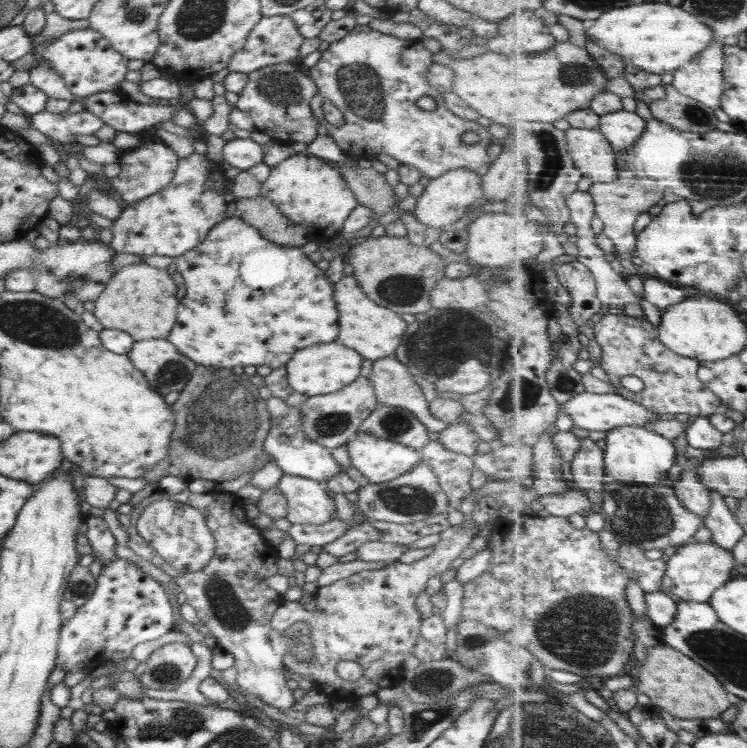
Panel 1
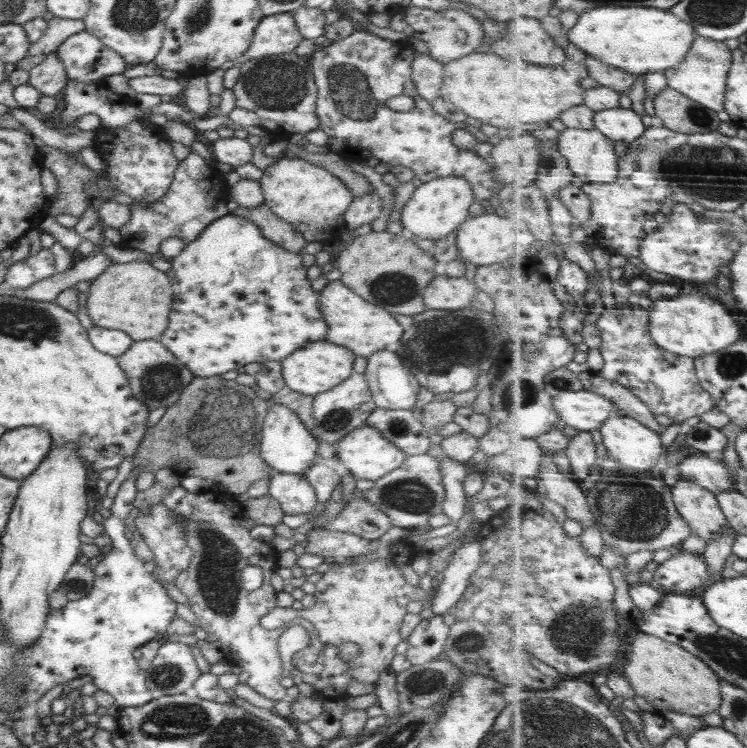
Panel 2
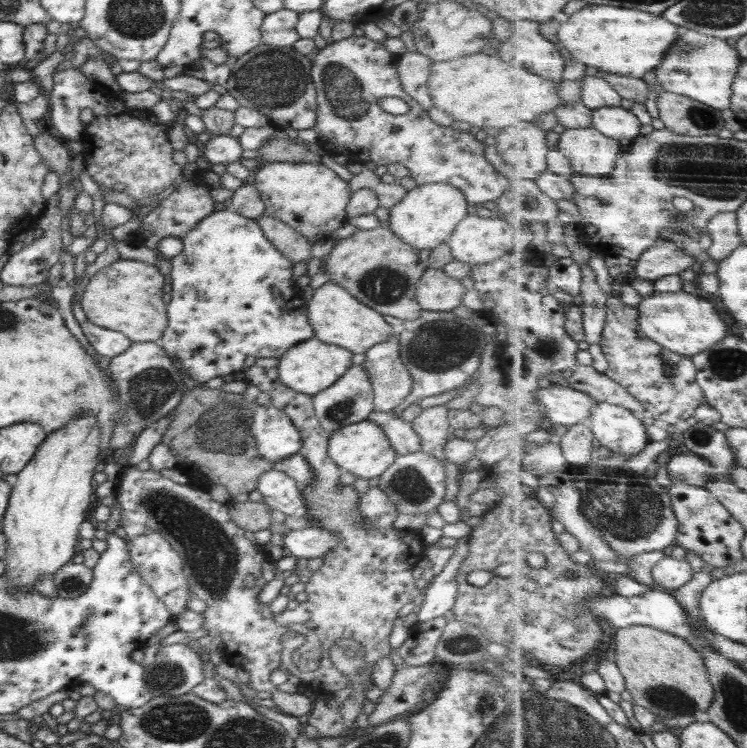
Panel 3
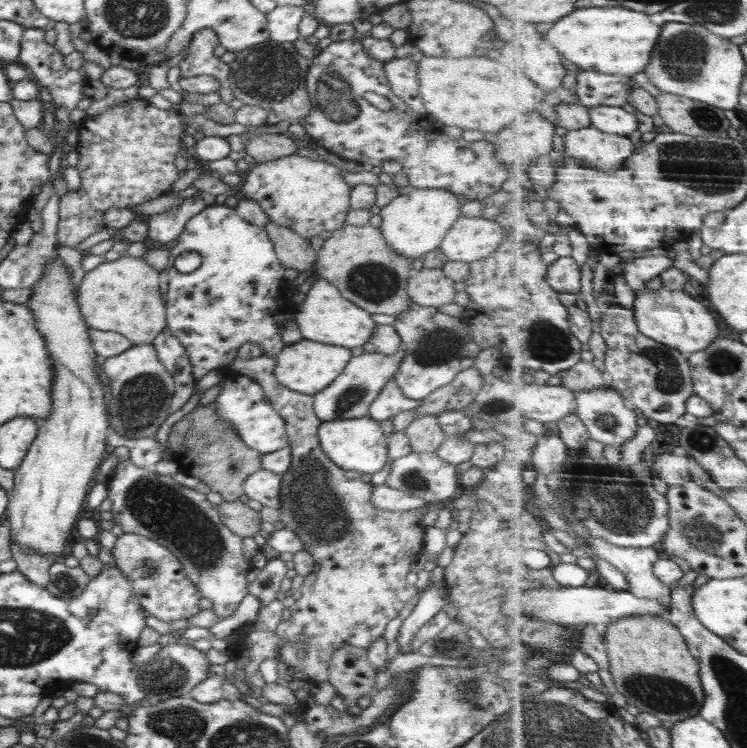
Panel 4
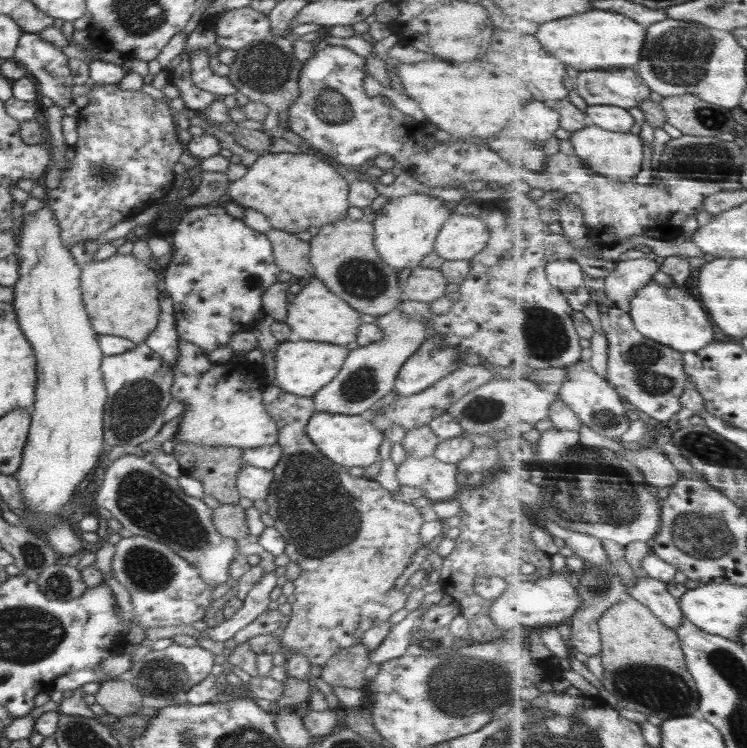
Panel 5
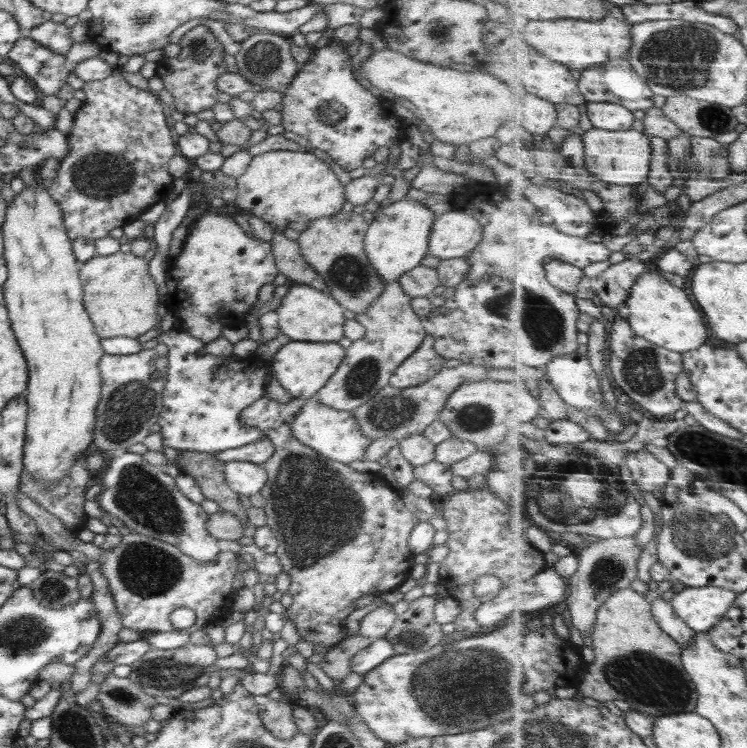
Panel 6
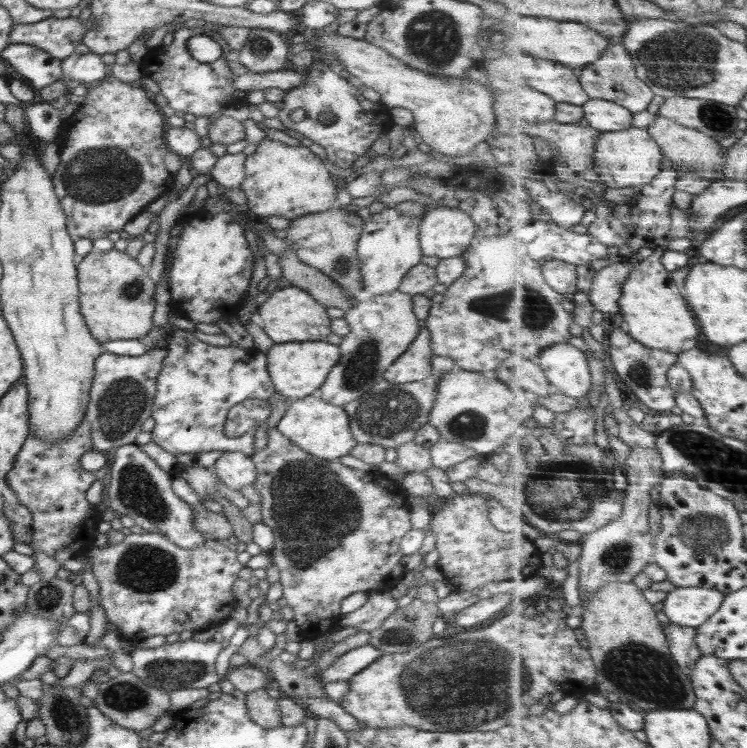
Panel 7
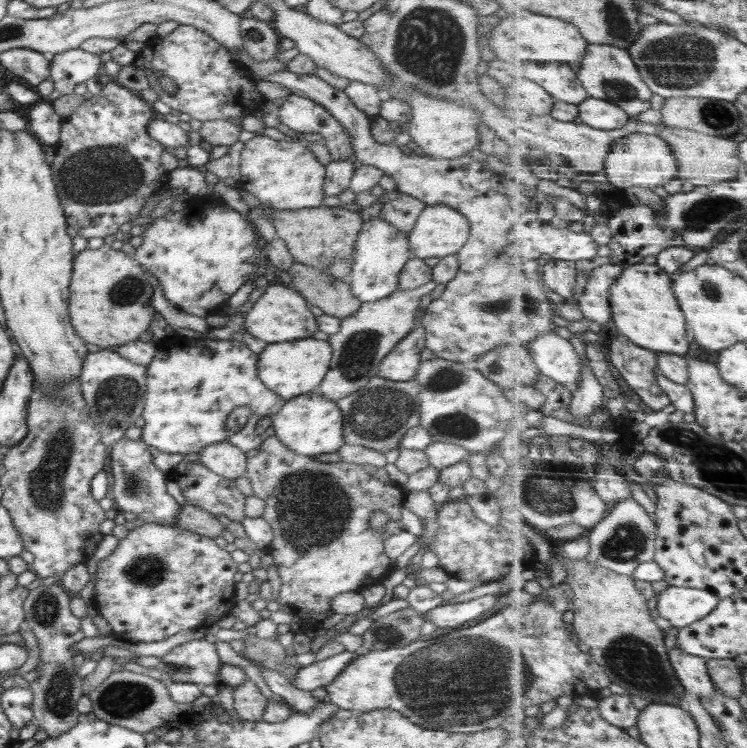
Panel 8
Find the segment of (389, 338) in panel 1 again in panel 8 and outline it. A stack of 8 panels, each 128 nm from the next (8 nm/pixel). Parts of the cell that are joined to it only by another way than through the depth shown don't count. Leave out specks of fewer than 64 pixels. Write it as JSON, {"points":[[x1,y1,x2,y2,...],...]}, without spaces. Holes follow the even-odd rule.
{"points":[[268,286,244,317,245,329,268,344,311,338,318,332,316,317,308,308,307,300,290,286]]}

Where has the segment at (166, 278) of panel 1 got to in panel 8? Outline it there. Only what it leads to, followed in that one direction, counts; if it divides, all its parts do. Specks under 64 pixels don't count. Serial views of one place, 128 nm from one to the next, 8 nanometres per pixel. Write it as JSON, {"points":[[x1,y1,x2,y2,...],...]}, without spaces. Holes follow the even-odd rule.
{"points":[[109,245,87,249,73,260,68,313,76,333,102,349,136,341,154,318,153,290,143,267]]}

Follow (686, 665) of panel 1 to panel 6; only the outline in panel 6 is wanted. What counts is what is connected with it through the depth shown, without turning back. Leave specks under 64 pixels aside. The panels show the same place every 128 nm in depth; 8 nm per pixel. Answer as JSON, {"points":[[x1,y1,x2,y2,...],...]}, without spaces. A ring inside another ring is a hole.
{"points":[[631,587,612,594,612,598,598,612,598,622,594,624,592,638,596,656,590,663,588,677,579,691,584,698,604,702,626,701,632,711,644,713,654,722,666,716,697,712,701,695,683,663,682,643,678,643,678,639,662,629,651,602,646,600,646,594,640,594]]}

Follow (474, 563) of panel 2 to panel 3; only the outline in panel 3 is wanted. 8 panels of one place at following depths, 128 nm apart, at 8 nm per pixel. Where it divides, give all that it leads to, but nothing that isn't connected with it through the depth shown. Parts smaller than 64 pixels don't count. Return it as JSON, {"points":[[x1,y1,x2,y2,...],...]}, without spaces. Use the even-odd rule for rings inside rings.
{"points":[[464,536,457,540,455,551,451,555,443,570,429,582,423,591,425,598,416,609,416,620,422,622,443,616,450,612,458,594,456,576,462,568,462,562,468,556,468,538]]}

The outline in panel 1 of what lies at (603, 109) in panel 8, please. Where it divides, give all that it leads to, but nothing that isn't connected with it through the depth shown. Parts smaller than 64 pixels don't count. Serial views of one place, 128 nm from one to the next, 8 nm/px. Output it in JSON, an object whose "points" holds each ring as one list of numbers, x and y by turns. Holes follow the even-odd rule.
{"points":[[621,110,606,114,601,118,600,130,606,134,613,148,619,154,632,149,647,131,649,121,639,116,636,111]]}

